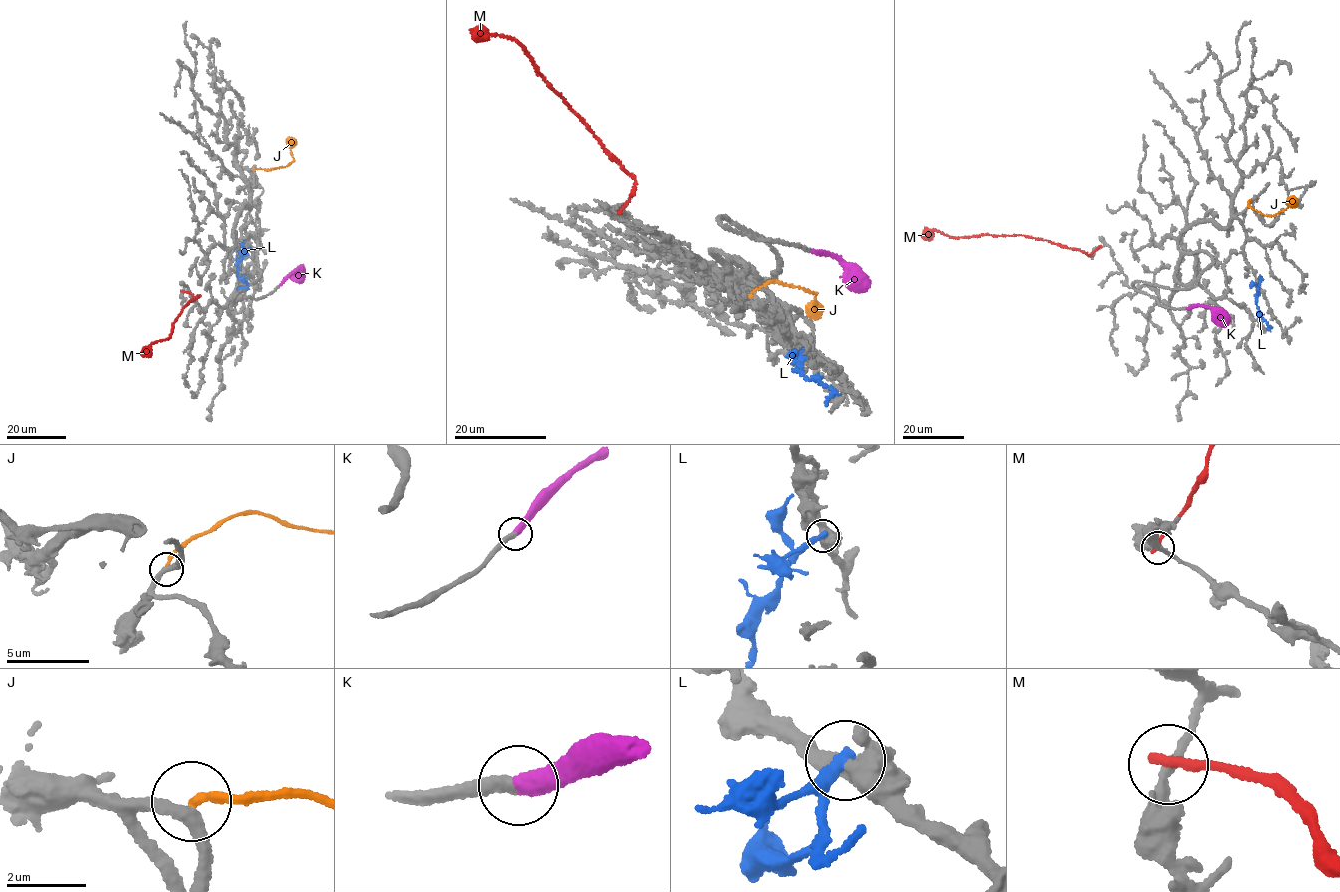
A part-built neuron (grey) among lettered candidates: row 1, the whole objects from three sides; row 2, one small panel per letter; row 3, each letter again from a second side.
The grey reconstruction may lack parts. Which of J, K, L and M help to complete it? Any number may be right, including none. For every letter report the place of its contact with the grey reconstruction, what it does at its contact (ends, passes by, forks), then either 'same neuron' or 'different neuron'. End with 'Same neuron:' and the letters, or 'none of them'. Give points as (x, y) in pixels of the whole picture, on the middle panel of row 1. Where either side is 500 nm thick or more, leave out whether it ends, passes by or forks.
J: contact (750, 296); it ends; different neuron
K: contact (813, 251); it ends; same neuron
L: contact (803, 350); it ends; different neuron
M: contact (620, 212); it ends; different neuron
Same neuron: K

